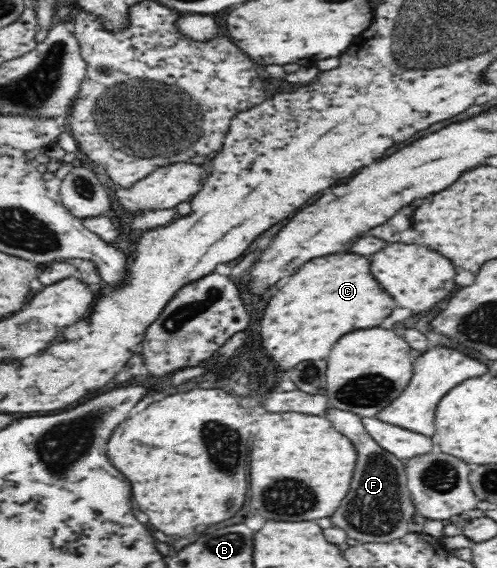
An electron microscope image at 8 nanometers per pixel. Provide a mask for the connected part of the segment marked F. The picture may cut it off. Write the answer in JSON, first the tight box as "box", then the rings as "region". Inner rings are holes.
{"box":[328,409,416,543],"region":[[[330,409],[328,419],[334,423],[336,431],[348,436],[356,450],[356,465],[350,481],[346,499],[340,503],[336,513],[330,517],[331,525],[346,531],[347,537],[358,543],[384,543],[410,532],[408,521],[416,511],[407,486],[405,461],[382,449],[366,432],[361,417],[354,413]]]}

